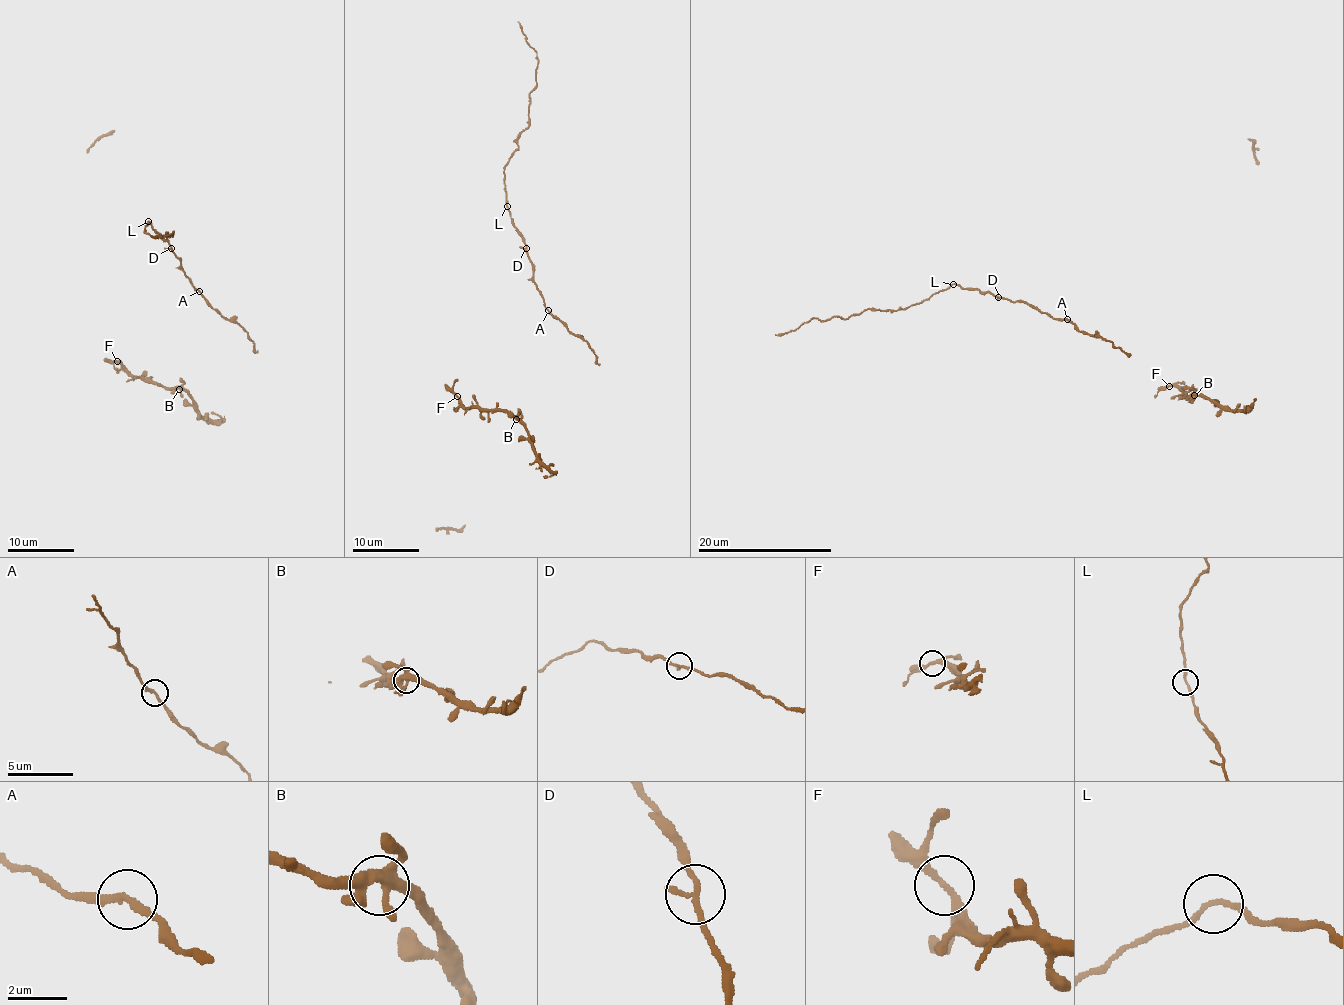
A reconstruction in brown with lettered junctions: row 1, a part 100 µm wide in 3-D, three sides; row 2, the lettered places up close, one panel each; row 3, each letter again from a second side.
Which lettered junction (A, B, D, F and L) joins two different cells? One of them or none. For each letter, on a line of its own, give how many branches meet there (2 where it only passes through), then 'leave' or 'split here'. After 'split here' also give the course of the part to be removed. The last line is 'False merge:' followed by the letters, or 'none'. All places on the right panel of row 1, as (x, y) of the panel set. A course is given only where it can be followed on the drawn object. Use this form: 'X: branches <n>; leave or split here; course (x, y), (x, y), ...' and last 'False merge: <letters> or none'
A: branches 2; leave
B: branches 4; leave
D: branches 2; leave
F: branches 3; leave
L: branches 2; leave
False merge: none

